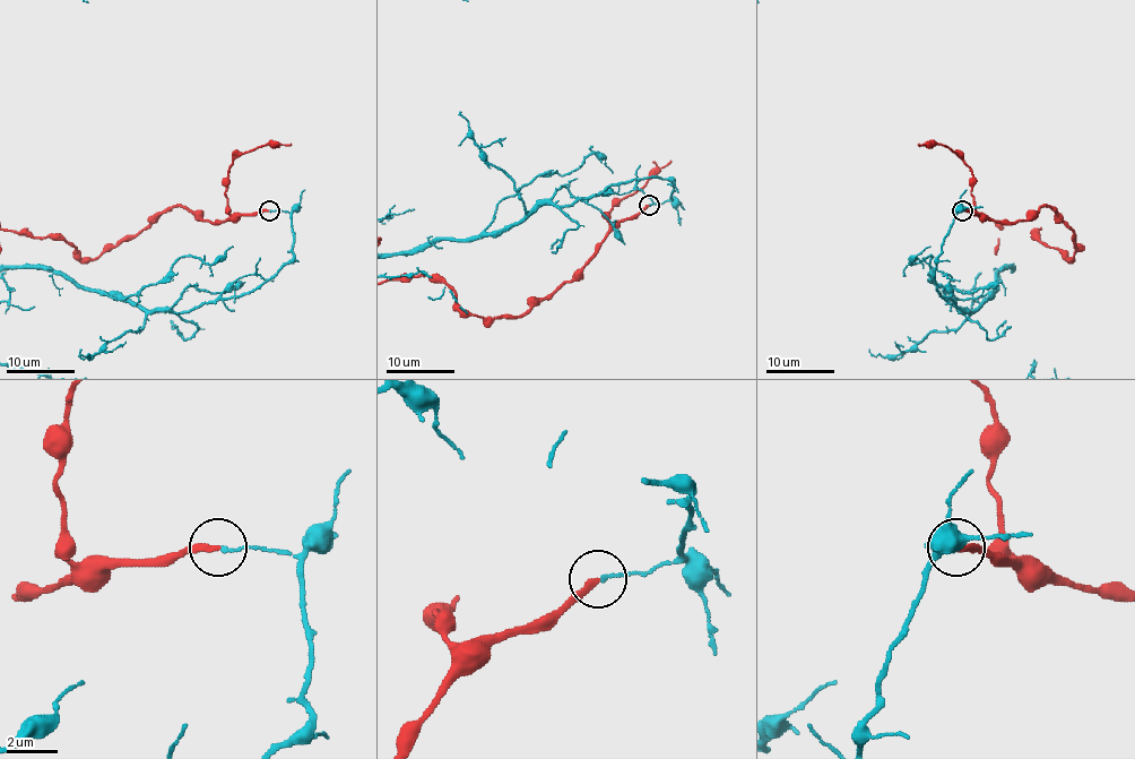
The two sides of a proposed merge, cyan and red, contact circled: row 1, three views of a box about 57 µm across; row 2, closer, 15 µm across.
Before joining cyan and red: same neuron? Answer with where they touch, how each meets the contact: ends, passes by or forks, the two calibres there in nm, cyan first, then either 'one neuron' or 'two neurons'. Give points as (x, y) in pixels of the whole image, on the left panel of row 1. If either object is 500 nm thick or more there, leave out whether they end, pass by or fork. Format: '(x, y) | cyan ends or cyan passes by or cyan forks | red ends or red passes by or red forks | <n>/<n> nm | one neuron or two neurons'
(269, 210) | cyan ends | red ends | 120/240 nm | two neurons

